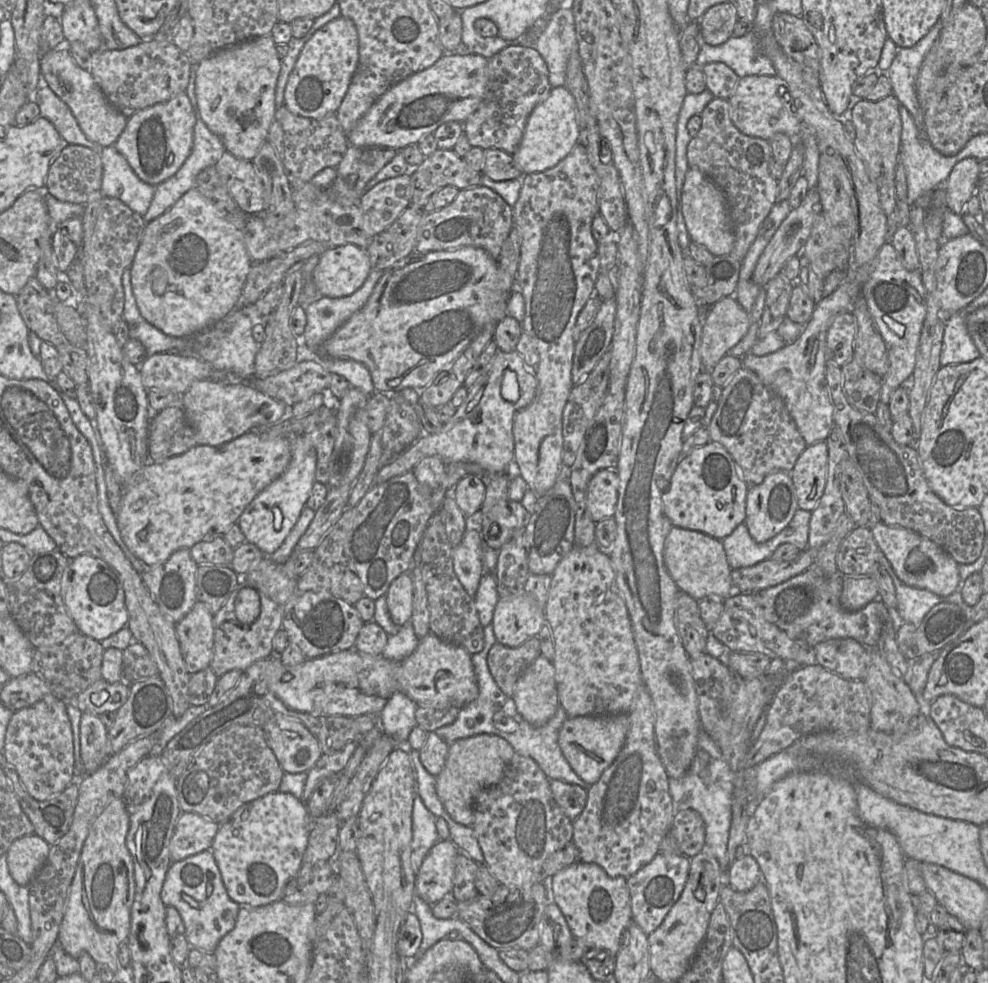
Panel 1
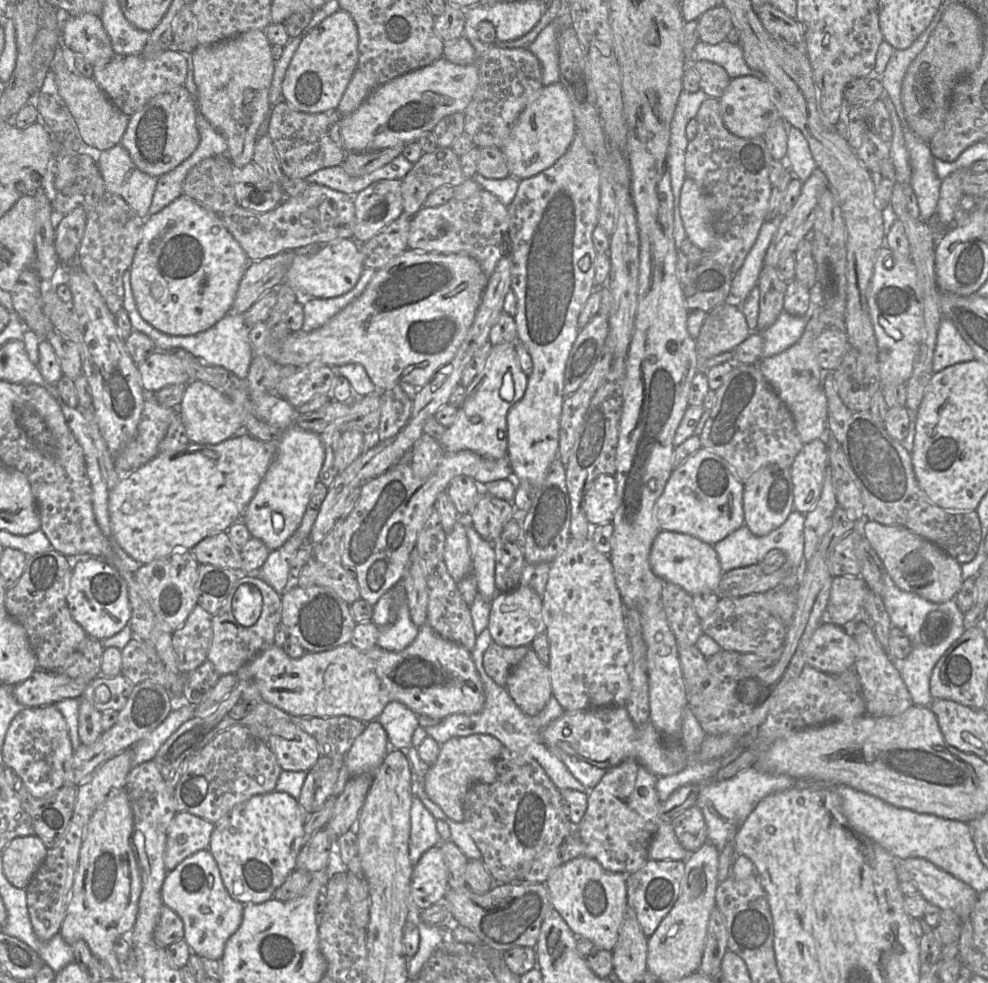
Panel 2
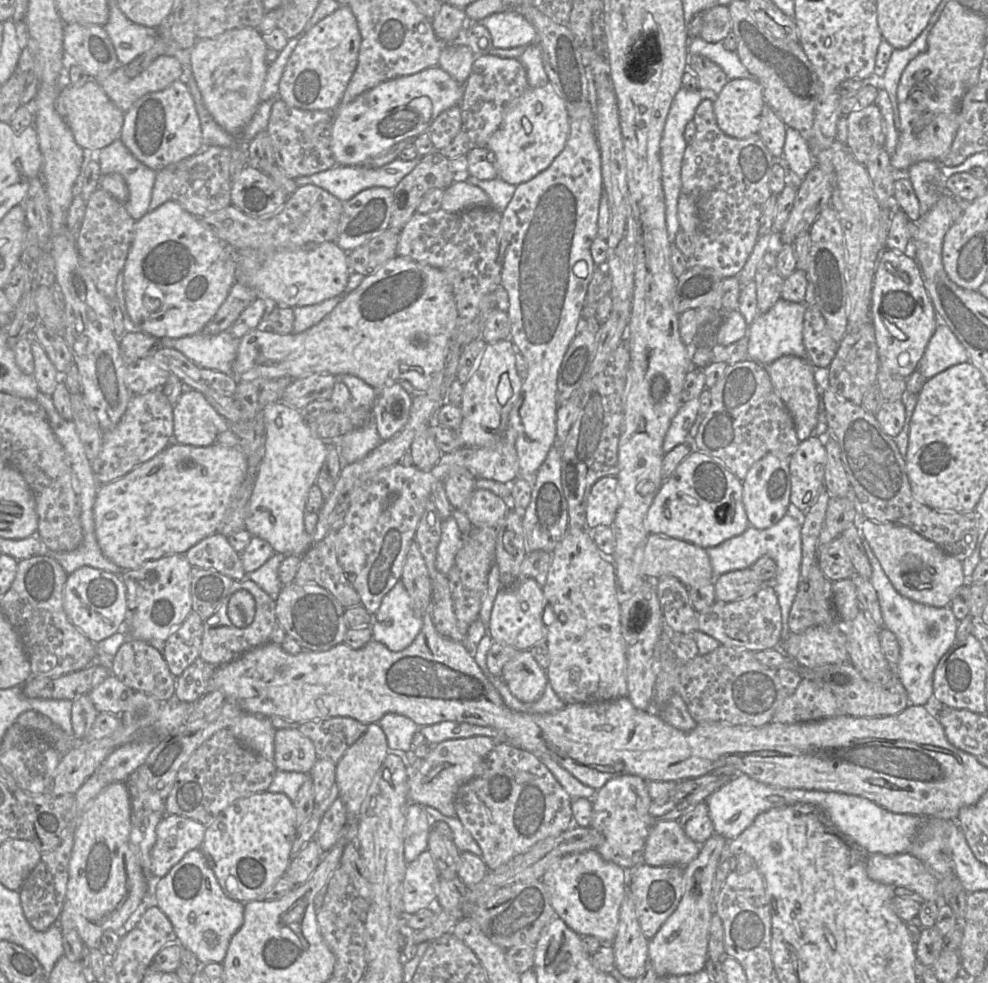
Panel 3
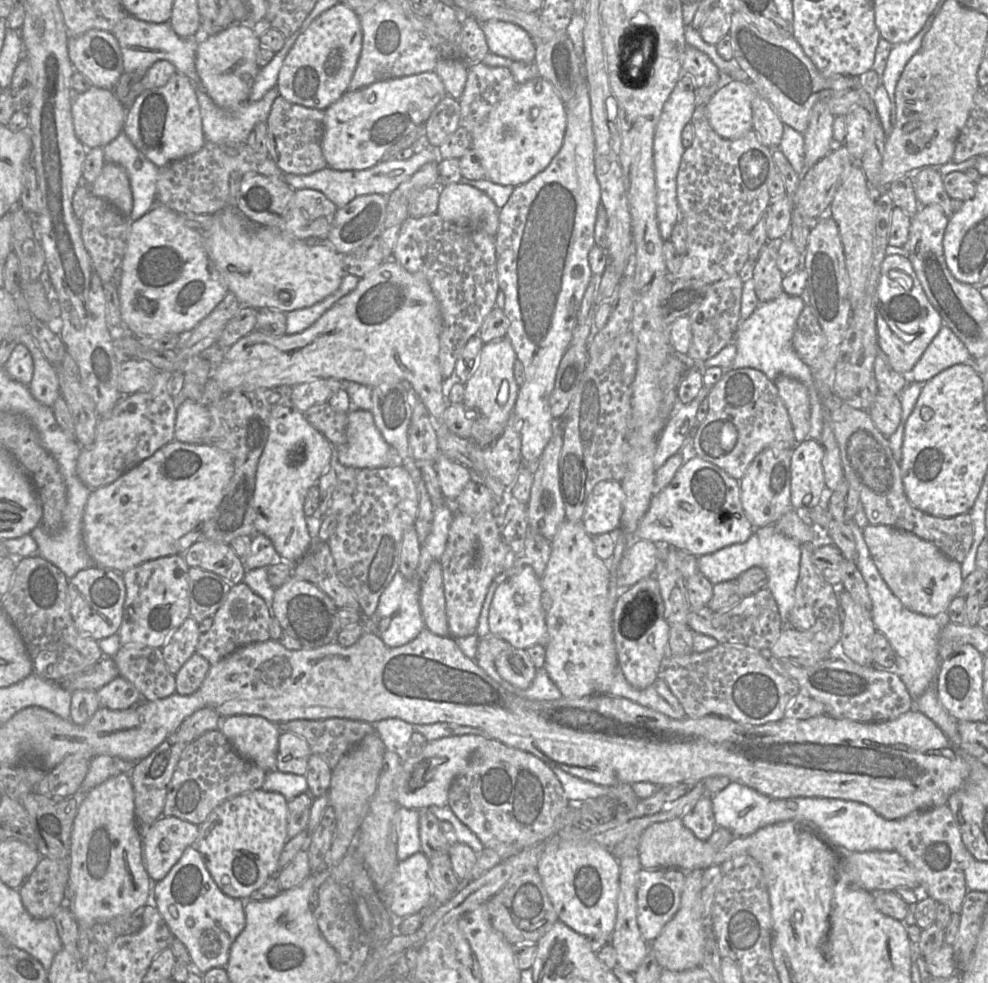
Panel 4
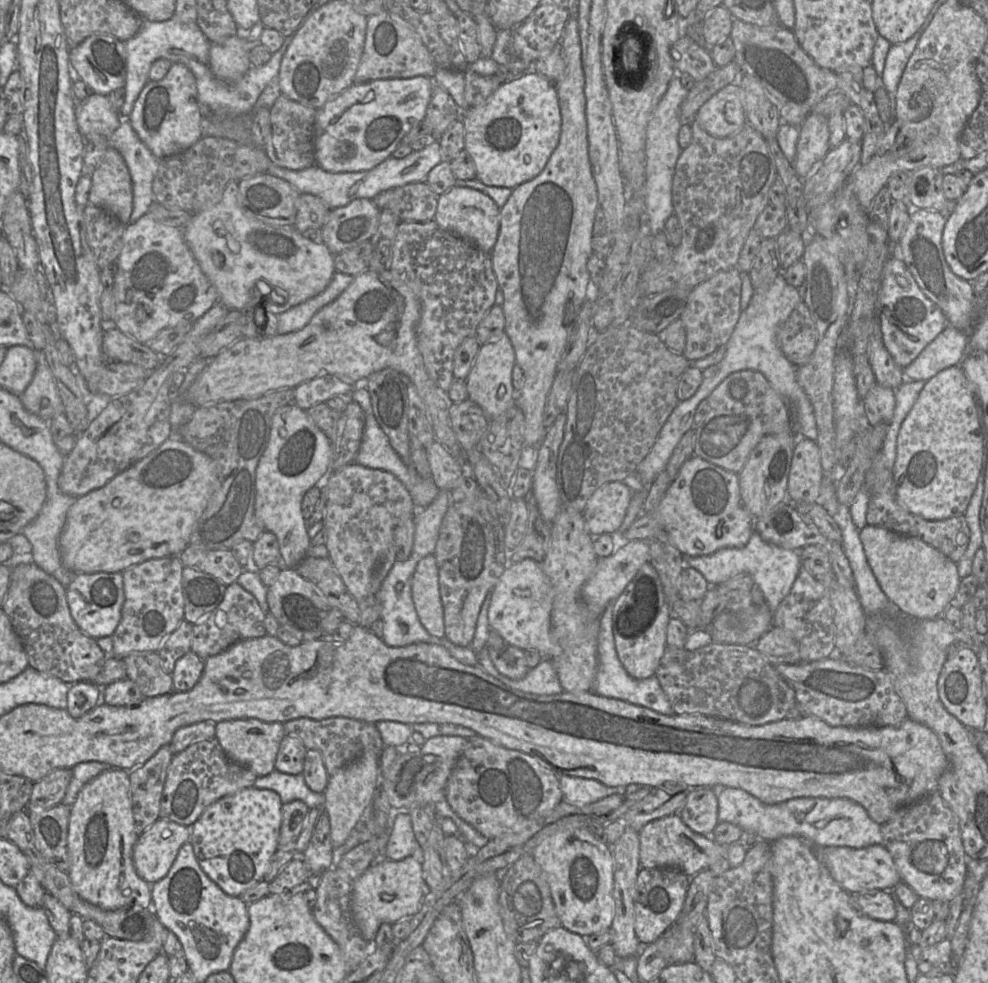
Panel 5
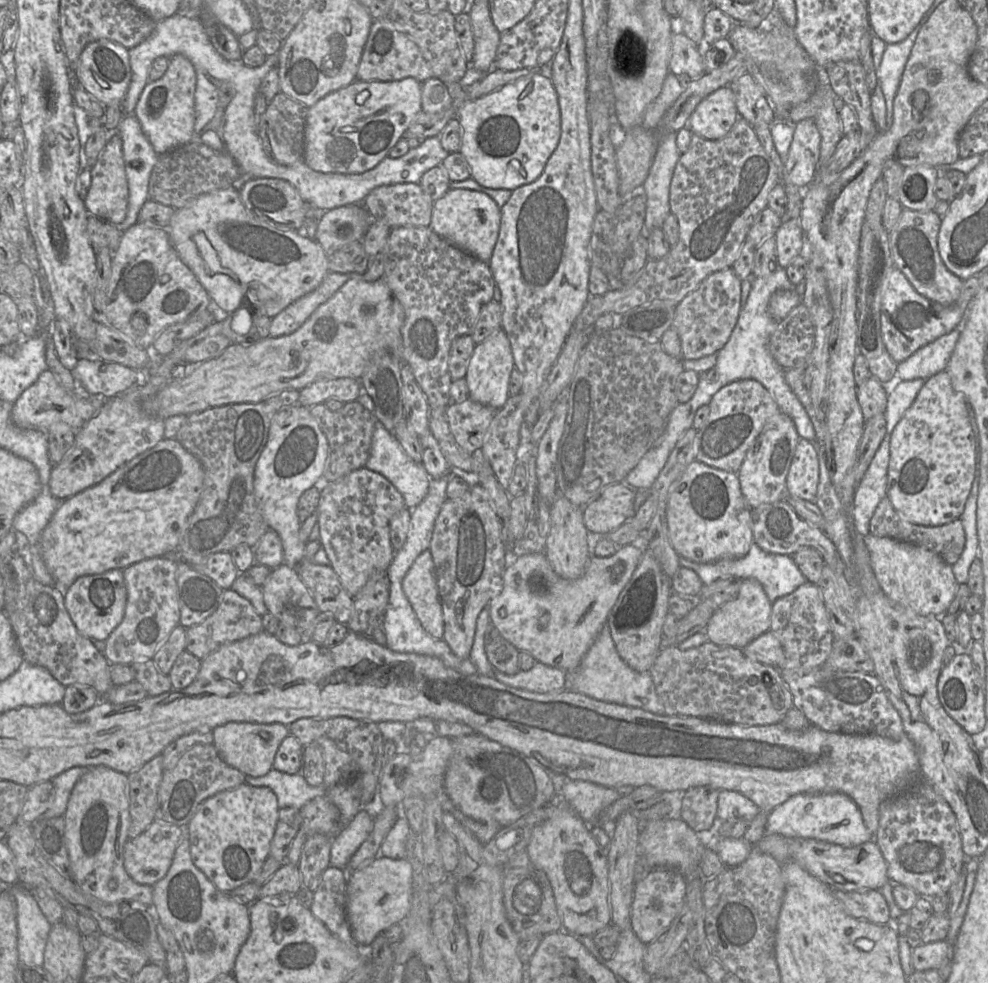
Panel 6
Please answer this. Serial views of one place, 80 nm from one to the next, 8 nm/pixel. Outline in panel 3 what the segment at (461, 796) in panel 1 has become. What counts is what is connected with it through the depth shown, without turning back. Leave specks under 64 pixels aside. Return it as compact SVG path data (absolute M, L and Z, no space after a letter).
M479 735L469 738L449 739L432 745L421 765L408 778L408 799L420 805L436 808L443 815L455 817L454 798L459 787L486 772L486 758L496 745L490 737Z

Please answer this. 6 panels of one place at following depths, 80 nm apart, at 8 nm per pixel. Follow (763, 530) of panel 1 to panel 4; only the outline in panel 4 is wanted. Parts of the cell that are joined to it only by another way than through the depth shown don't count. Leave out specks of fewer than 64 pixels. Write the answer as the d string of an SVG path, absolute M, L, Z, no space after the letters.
M764 449L750 463L739 481L742 508L754 529L774 525L784 513L792 509L790 501L791 453L790 449Z

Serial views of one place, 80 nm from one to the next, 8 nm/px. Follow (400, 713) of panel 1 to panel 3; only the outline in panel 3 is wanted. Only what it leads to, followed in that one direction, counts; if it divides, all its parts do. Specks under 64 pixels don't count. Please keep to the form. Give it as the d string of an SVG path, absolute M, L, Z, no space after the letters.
M386 713L378 721L385 733L388 752L395 750L408 751L412 747L412 738L418 725L410 718L397 713Z

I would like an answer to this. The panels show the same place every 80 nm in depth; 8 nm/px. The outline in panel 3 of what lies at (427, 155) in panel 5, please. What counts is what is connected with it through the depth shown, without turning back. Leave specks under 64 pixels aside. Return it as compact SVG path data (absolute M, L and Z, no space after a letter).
M421 157L413 160L398 161L398 158L382 167L374 168L366 165L342 166L336 165L325 171L310 176L295 178L298 187L312 184L323 188L333 196L346 202L362 190L371 187L386 187L393 189L409 174L420 161Z

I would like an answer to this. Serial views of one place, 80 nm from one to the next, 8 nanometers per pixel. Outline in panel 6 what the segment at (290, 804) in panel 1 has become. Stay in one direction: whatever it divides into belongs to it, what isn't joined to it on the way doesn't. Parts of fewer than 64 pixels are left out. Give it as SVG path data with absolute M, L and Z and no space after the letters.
M243 783L209 797L187 825L194 865L223 893L254 881L269 856L278 810L275 793L265 786Z

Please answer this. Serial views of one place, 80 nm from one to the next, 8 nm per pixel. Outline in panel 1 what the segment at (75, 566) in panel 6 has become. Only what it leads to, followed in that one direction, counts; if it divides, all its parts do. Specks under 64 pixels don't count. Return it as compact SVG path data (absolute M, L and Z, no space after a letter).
M249 431L222 445L195 445L161 463L148 461L123 488L120 509L115 515L122 540L145 565L155 566L180 548L190 549L208 537L223 536L252 500L286 470L291 457L291 437L264 439Z

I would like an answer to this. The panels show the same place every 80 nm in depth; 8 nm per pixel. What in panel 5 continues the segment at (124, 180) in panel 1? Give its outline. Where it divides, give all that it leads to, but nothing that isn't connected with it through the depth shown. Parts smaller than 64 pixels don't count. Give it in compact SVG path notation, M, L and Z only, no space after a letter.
M122 118L120 125L108 139L107 146L120 152L128 168L133 194L130 223L134 223L146 214L155 202L152 186L159 159L140 140L127 118Z

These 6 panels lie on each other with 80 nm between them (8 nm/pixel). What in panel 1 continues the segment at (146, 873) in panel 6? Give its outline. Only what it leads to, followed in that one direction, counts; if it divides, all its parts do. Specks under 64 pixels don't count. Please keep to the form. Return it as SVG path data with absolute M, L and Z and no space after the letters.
M182 812L170 840L171 862L211 850L220 824L192 812Z

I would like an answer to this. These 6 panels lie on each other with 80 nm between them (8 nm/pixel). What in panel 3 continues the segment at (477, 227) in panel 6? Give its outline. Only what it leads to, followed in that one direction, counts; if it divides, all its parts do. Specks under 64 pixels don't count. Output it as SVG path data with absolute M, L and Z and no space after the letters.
M453 182L444 190L441 209L460 212L487 205L490 205L490 199L483 189L467 182Z

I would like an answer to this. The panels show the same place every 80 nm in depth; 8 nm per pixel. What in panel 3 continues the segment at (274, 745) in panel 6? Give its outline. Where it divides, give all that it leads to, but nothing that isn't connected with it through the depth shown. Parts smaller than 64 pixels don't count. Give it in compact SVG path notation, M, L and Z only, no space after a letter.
M244 713L230 729L243 745L274 761L276 728L268 717Z

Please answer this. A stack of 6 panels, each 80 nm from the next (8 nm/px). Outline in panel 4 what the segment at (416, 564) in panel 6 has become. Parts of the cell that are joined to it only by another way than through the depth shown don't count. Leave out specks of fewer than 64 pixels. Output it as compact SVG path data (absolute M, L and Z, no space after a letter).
M433 562L420 582L419 604L424 625L433 634L449 635L447 622L442 566Z

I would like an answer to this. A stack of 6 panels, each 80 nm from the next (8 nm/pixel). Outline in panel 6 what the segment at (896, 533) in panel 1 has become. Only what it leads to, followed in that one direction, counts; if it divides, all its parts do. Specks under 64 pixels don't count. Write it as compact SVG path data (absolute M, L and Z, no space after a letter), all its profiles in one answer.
M871 533L864 537L876 578L894 603L921 616L941 617L947 612L959 588L952 566L935 552L911 543Z

